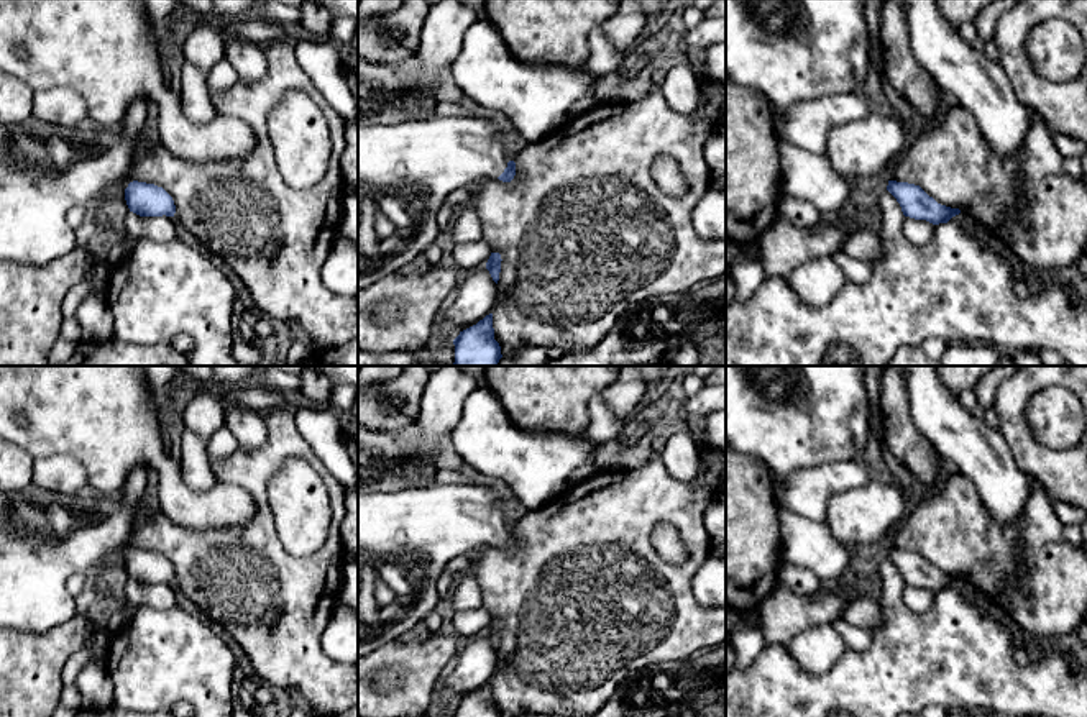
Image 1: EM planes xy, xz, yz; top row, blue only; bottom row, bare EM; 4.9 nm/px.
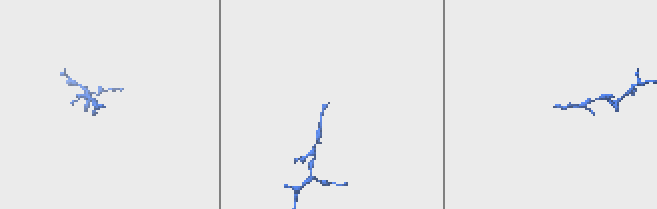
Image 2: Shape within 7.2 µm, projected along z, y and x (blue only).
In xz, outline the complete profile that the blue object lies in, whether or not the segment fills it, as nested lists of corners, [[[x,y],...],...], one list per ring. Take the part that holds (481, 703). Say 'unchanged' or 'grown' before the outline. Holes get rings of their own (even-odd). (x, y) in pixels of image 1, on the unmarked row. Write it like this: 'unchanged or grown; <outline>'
unchanged; [[[493,681],[460,699],[453,712],[455,717],[501,717],[499,710],[494,707]]]

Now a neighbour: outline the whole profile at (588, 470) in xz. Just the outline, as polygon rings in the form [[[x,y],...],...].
[[[591,441],[591,453],[589,458],[585,461],[585,464],[581,468],[578,468],[568,479],[568,484],[575,486],[585,479],[589,477],[603,477],[598,466],[596,466],[596,451],[599,443],[598,441]]]

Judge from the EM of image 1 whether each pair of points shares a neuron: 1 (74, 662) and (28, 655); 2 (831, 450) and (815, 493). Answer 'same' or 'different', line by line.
1: different
2: different

